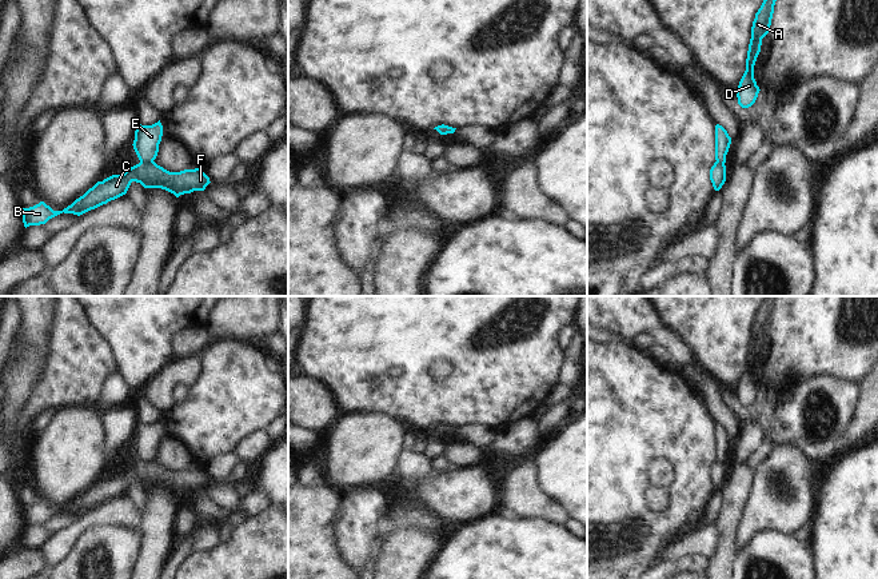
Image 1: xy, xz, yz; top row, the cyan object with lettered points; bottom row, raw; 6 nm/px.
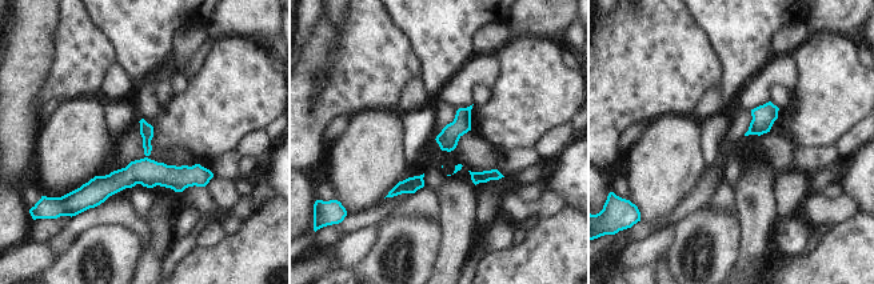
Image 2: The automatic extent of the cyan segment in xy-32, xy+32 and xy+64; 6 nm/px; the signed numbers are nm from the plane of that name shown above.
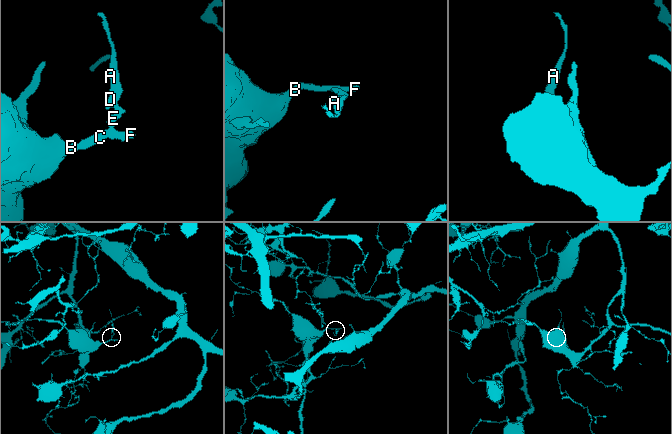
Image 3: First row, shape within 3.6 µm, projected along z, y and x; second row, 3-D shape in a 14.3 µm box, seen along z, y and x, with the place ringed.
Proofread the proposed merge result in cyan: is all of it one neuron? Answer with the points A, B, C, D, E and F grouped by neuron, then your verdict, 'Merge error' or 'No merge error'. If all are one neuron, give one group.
Groups: A D E / B C F. Merge error

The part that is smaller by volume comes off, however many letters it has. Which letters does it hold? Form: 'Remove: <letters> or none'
Remove: A, D, E

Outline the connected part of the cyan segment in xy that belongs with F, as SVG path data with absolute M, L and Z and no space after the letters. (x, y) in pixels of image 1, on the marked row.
M140 161L124 173L112 175L103 181L97 181L63 211L53 211L44 201L29 208L21 208L24 227L45 224L49 219L63 212L80 216L125 195L132 181L140 183L144 188L165 189L176 197L193 191L204 191L211 183L200 168L169 172L155 161Z

